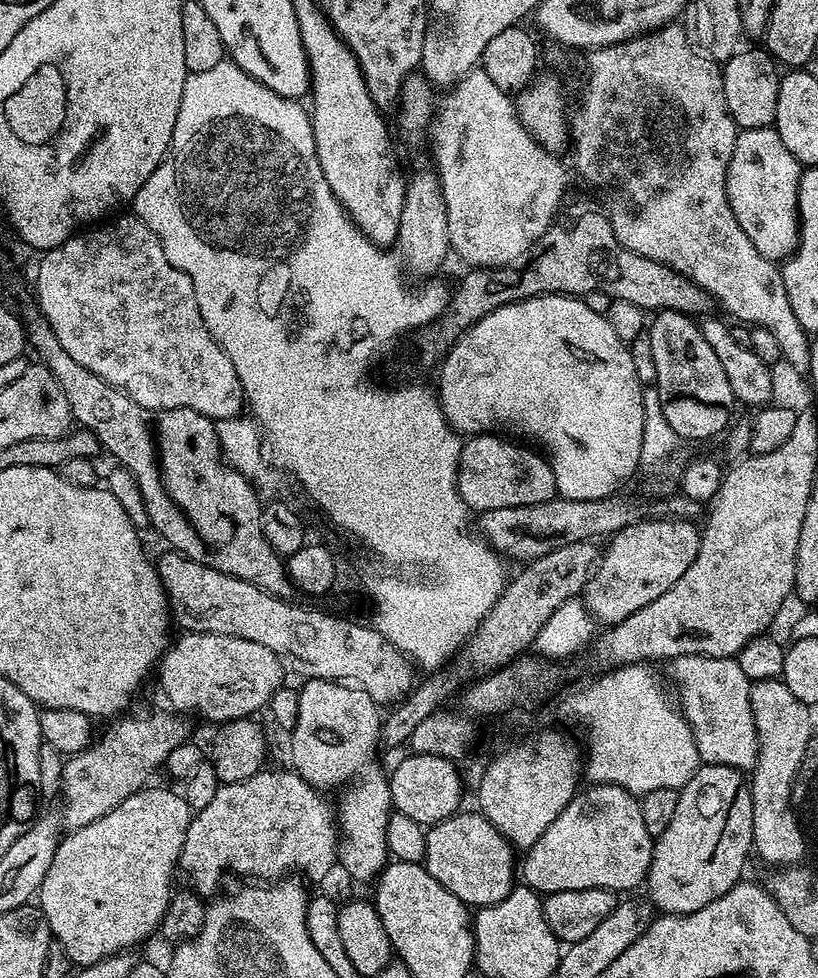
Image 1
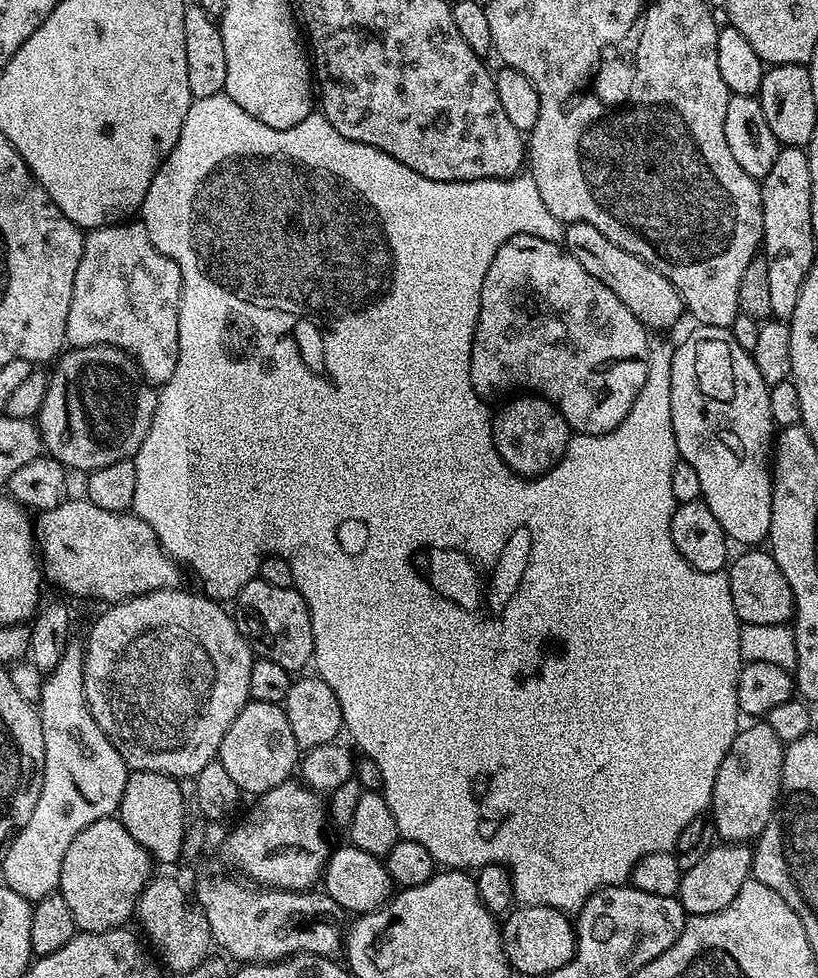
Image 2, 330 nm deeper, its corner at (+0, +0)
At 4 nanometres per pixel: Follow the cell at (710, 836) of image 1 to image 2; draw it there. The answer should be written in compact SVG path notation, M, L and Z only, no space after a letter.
M752 722L737 731L722 766L714 778L710 815L716 835L721 841L743 844L755 841L766 830L780 799L784 741L770 730L767 722Z

